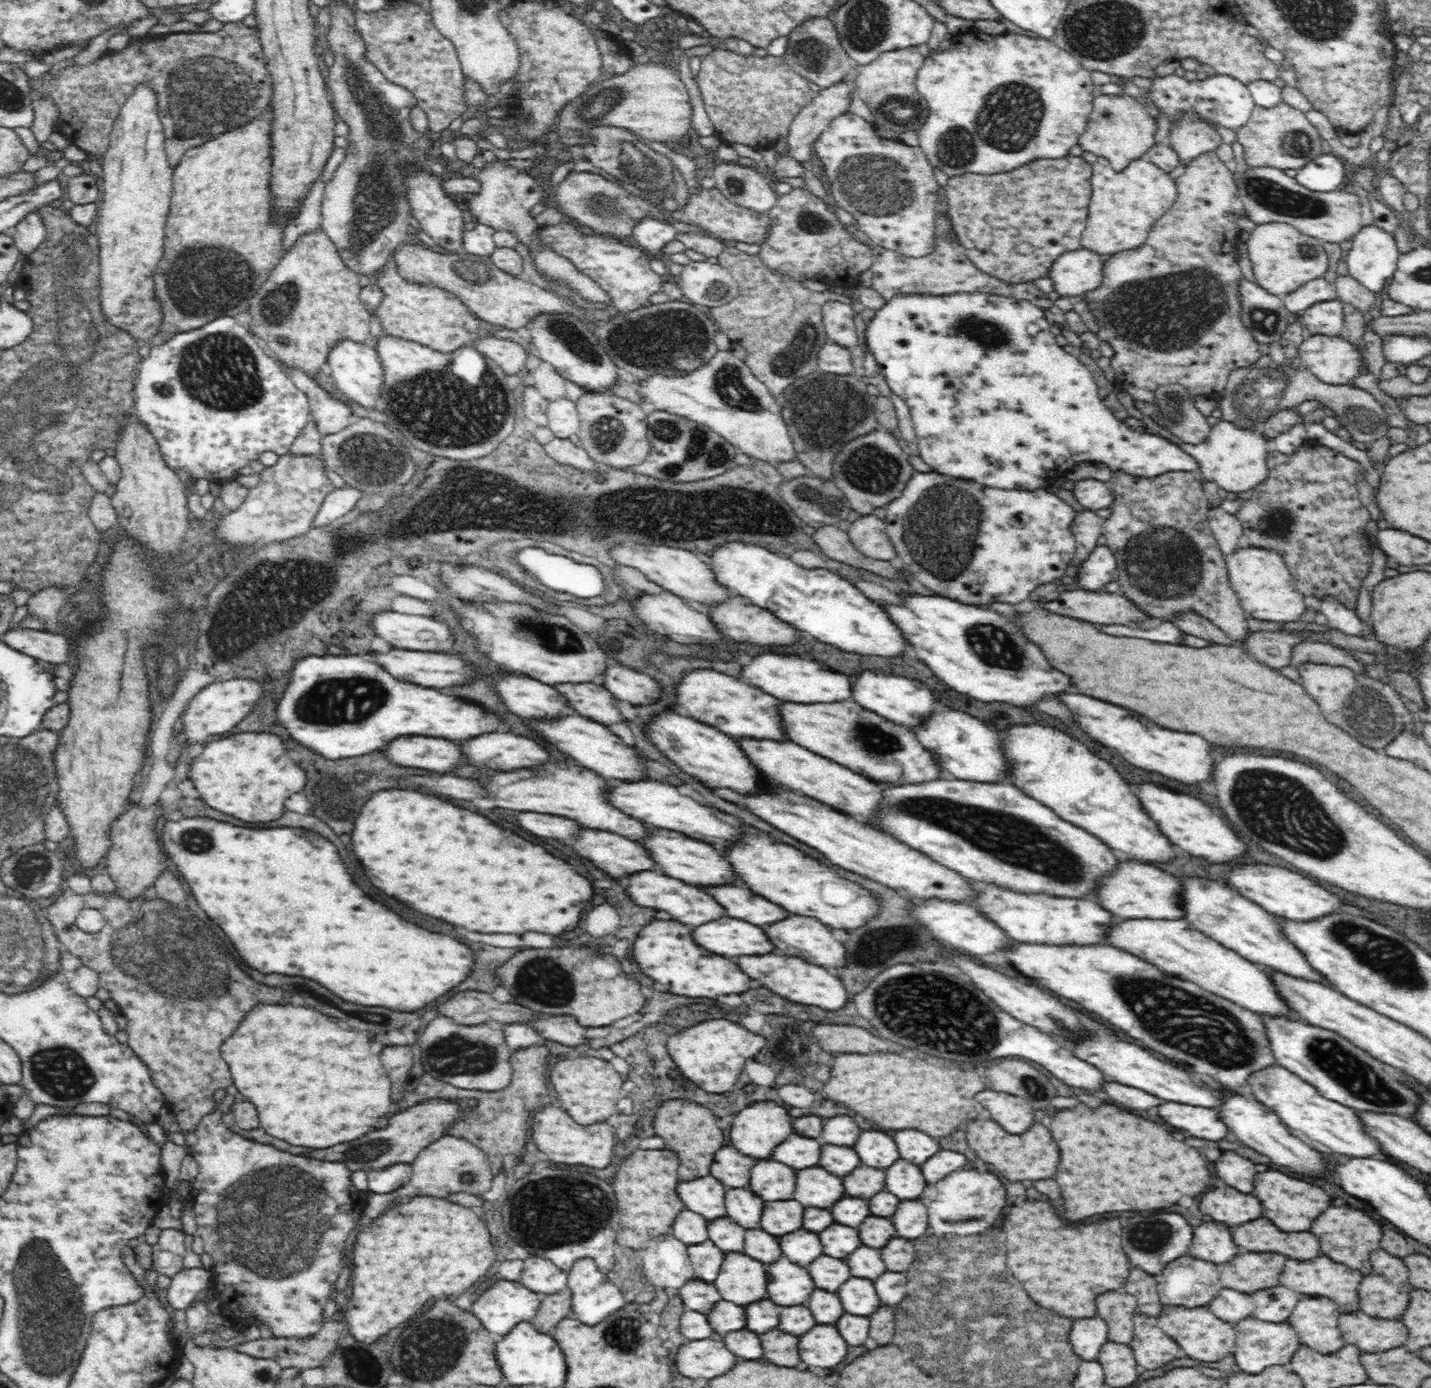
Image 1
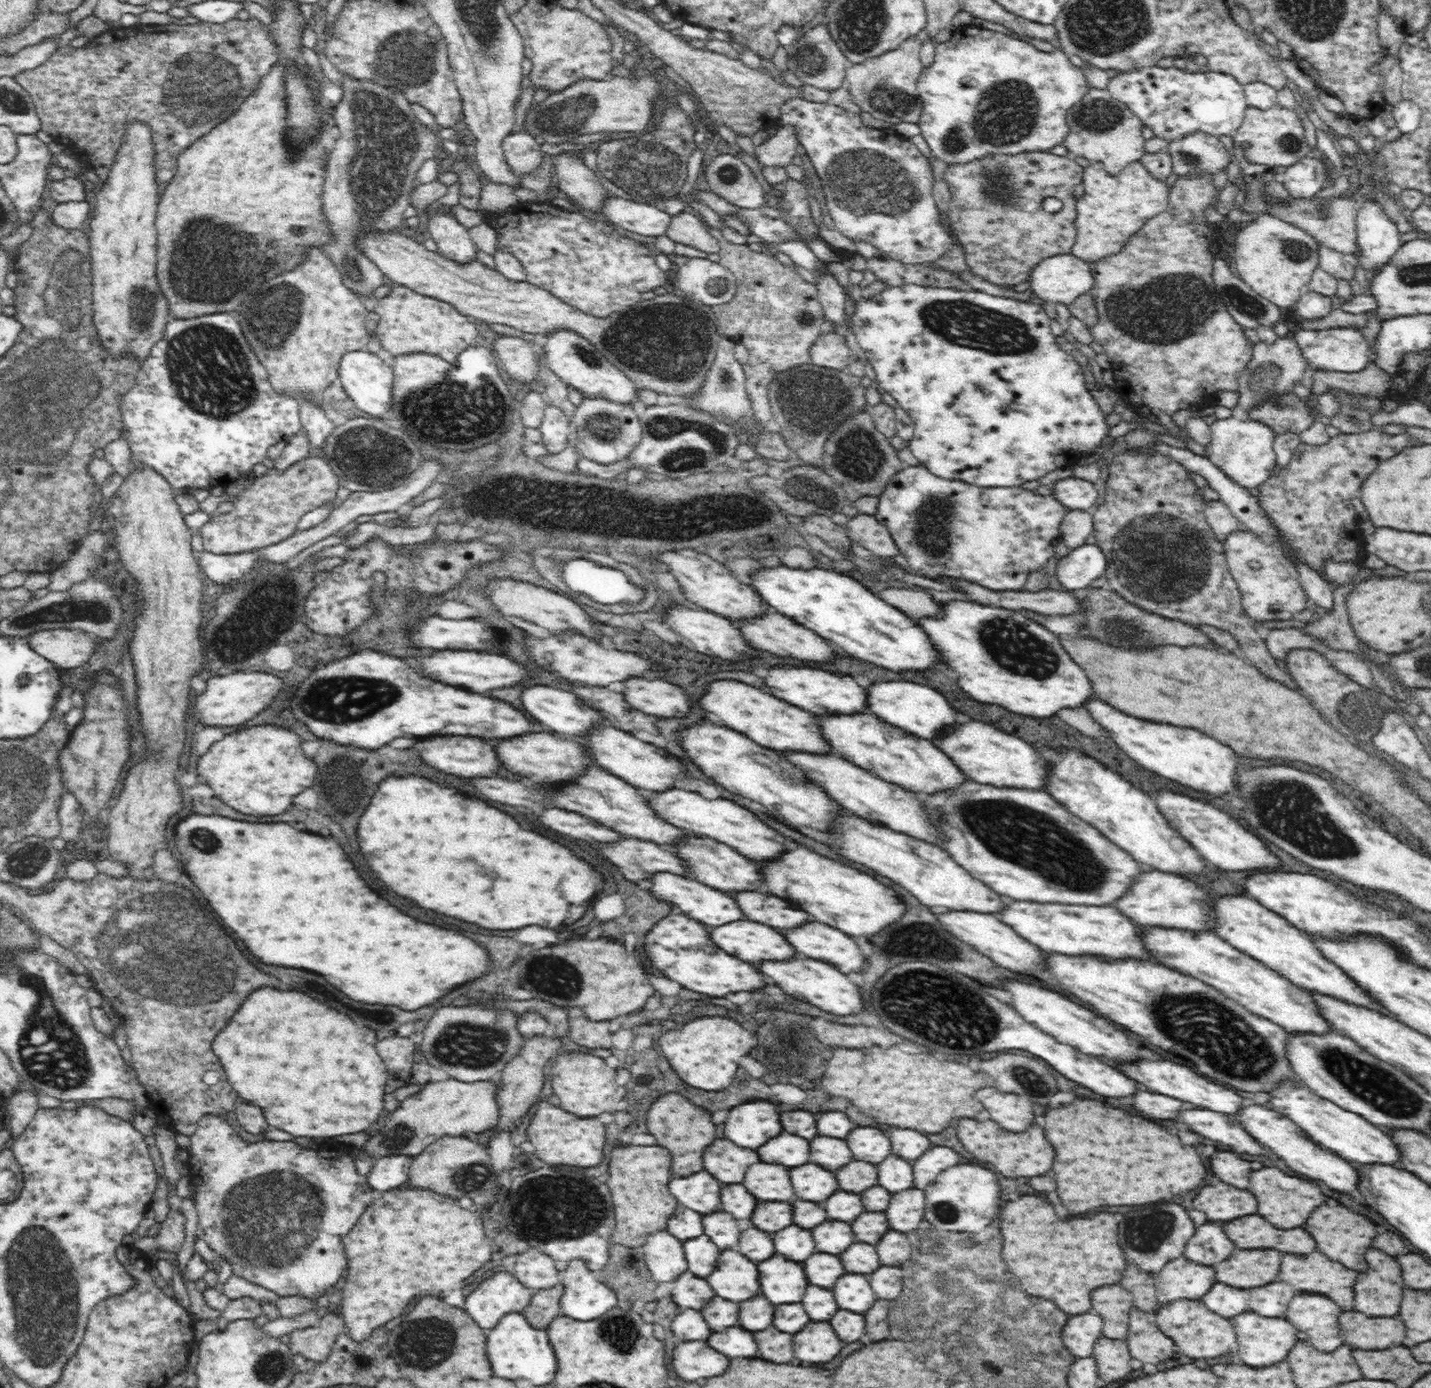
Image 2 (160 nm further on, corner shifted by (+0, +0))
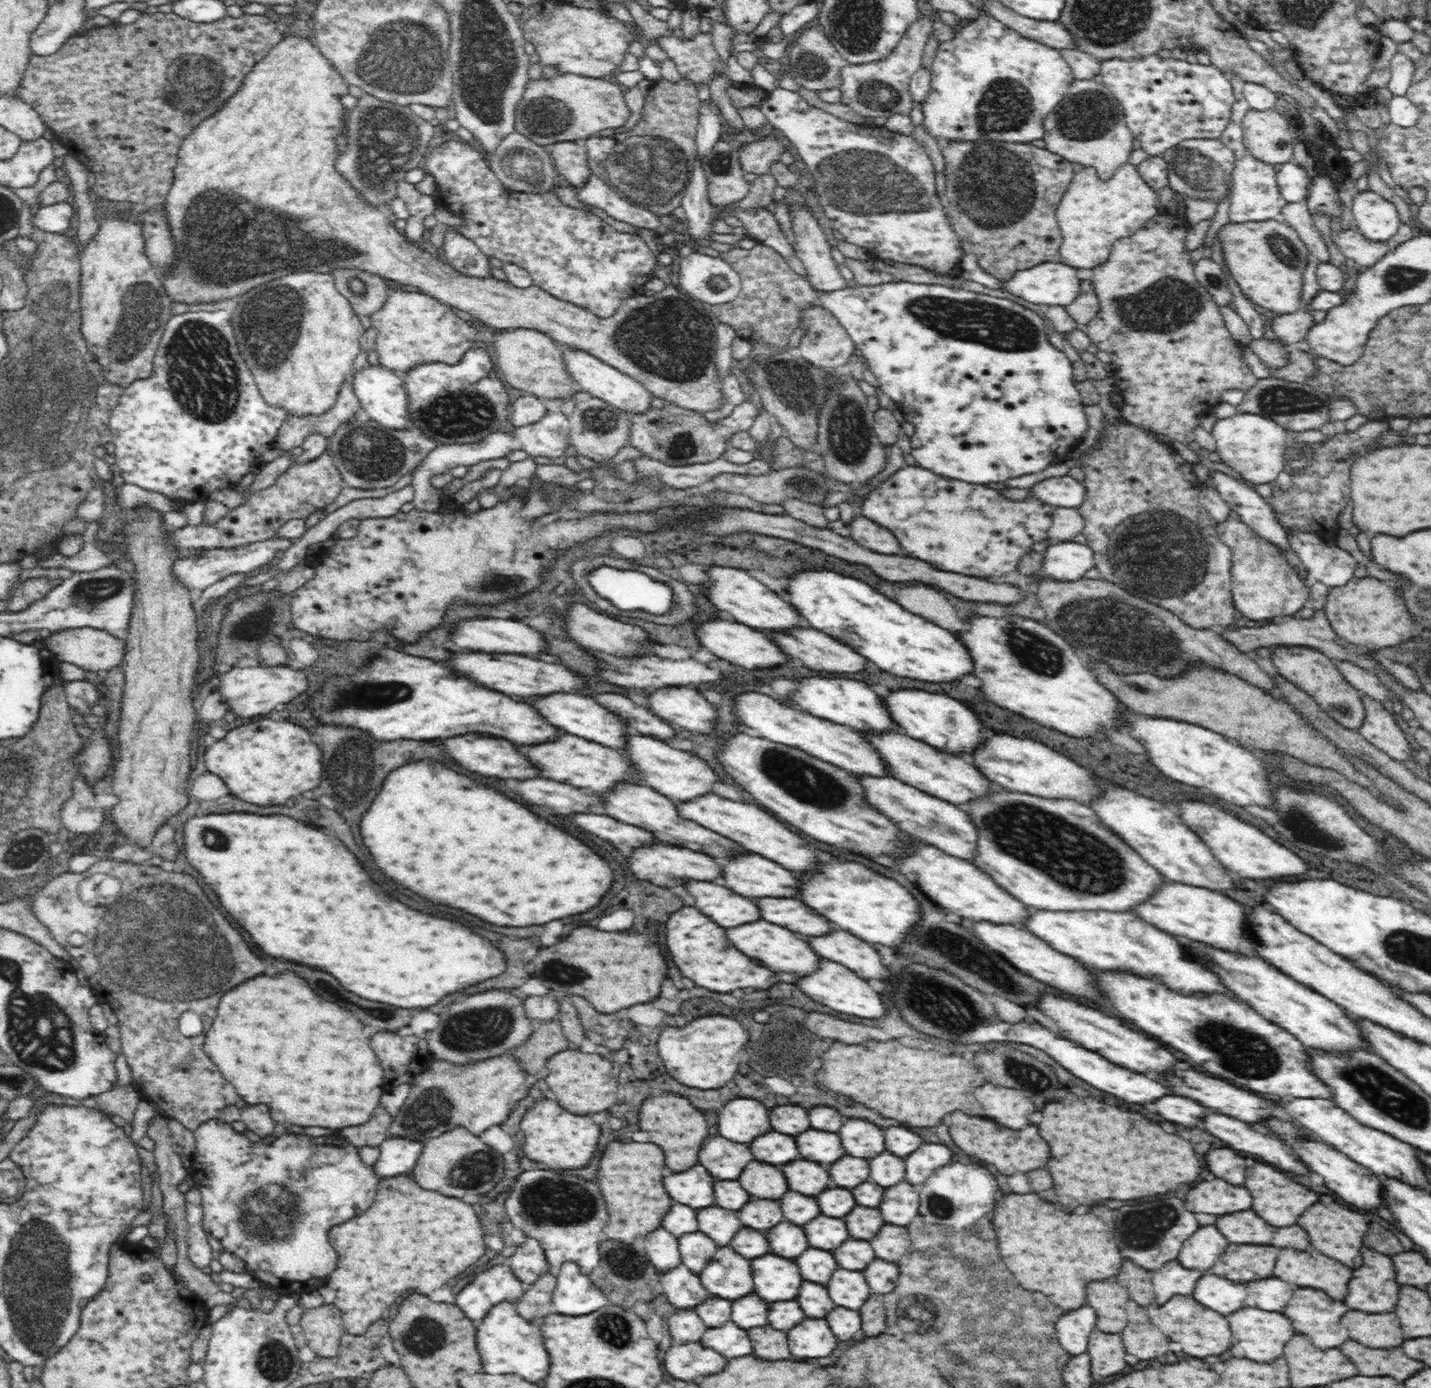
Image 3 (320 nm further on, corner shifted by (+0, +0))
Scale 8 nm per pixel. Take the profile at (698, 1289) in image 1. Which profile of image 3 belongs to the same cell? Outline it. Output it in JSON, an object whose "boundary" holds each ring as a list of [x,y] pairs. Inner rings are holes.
{"boundary":[[[682,1262],[672,1271],[659,1272],[658,1282],[667,1300],[676,1308],[693,1309],[710,1296],[696,1273]]]}

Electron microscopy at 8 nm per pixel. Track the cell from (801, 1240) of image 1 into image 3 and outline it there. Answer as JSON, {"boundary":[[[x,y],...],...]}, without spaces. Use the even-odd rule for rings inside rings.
{"boundary":[[[782,1222],[770,1228],[766,1234],[766,1240],[770,1240],[772,1254],[780,1254],[786,1258],[796,1258],[808,1248],[804,1230],[792,1222]]]}

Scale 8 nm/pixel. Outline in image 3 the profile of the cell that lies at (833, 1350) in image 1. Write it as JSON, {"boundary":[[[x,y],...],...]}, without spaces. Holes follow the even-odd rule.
{"boundary":[[[806,1318],[790,1330],[788,1346],[798,1358],[824,1358],[836,1348],[836,1338],[826,1320]]]}

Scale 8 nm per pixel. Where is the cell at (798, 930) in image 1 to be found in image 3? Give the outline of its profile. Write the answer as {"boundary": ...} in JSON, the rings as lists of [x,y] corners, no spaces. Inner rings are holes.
{"boundary":[[[832,932],[828,936],[810,938],[810,946],[816,954],[854,970],[860,978],[886,980],[886,976],[890,976],[890,970],[882,964],[878,950],[848,932]]]}

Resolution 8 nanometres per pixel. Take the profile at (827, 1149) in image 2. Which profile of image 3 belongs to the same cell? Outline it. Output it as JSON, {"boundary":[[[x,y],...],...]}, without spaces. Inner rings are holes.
{"boundary":[[[814,1128],[798,1134],[796,1144],[798,1144],[802,1158],[812,1160],[812,1162],[820,1162],[820,1164],[824,1164],[824,1162],[832,1164],[836,1158],[846,1154],[838,1134],[820,1132],[820,1130],[814,1130]]]}

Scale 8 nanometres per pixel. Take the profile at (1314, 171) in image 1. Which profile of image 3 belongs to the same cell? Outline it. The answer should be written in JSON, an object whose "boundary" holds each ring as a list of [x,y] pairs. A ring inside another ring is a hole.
{"boundary":[[[1286,162],[1276,172],[1278,190],[1286,202],[1297,203],[1306,199],[1311,177],[1295,162]]]}

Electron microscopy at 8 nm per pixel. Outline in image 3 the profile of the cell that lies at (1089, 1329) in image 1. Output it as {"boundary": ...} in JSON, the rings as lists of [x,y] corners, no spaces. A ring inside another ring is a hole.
{"boundary":[[[1088,1304],[1073,1311],[1065,1311],[1065,1314],[1053,1323],[1062,1348],[1071,1355],[1081,1355],[1082,1352],[1087,1352],[1090,1334],[1096,1327],[1096,1318],[1096,1311]]]}

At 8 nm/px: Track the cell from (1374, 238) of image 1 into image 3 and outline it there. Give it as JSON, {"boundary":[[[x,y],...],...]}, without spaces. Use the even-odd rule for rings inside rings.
{"boundary":[[[1369,188],[1358,191],[1352,202],[1353,227],[1366,239],[1388,242],[1401,226],[1398,211],[1383,196]]]}

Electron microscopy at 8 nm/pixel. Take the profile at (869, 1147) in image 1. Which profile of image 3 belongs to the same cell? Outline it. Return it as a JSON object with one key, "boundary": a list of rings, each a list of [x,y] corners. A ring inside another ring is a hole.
{"boundary":[[[850,1118],[840,1128],[840,1138],[846,1154],[856,1158],[873,1159],[880,1152],[884,1151],[884,1132],[866,1120]]]}

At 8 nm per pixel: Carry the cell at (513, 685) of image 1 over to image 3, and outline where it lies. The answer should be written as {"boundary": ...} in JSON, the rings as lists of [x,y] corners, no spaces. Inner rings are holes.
{"boundary":[[[550,694],[550,696],[540,696],[532,700],[534,708],[556,728],[562,728],[574,736],[582,736],[586,740],[604,744],[608,748],[622,748],[622,740],[626,740],[626,736],[630,736],[626,722],[620,720],[618,714],[606,710],[604,706],[600,706],[594,698],[586,698],[586,696],[578,696],[578,694]]]}

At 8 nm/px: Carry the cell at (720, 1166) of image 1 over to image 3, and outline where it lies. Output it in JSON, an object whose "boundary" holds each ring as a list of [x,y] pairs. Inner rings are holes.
{"boundary":[[[712,1136],[706,1140],[706,1144],[702,1144],[698,1160],[712,1176],[722,1180],[736,1180],[744,1166],[754,1158],[746,1144],[734,1144],[722,1136]]]}

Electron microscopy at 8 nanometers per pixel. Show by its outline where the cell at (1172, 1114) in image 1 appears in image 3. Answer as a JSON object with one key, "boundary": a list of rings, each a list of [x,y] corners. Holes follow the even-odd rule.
{"boundary":[[[1210,1114],[1204,1118],[1204,1126],[1210,1134],[1220,1138],[1234,1150],[1254,1154],[1286,1172],[1296,1172],[1300,1176],[1308,1174],[1306,1168],[1302,1168],[1302,1164],[1294,1160],[1294,1152],[1290,1152],[1290,1148],[1286,1148],[1282,1140],[1256,1132],[1246,1122],[1228,1118],[1224,1114]]]}

